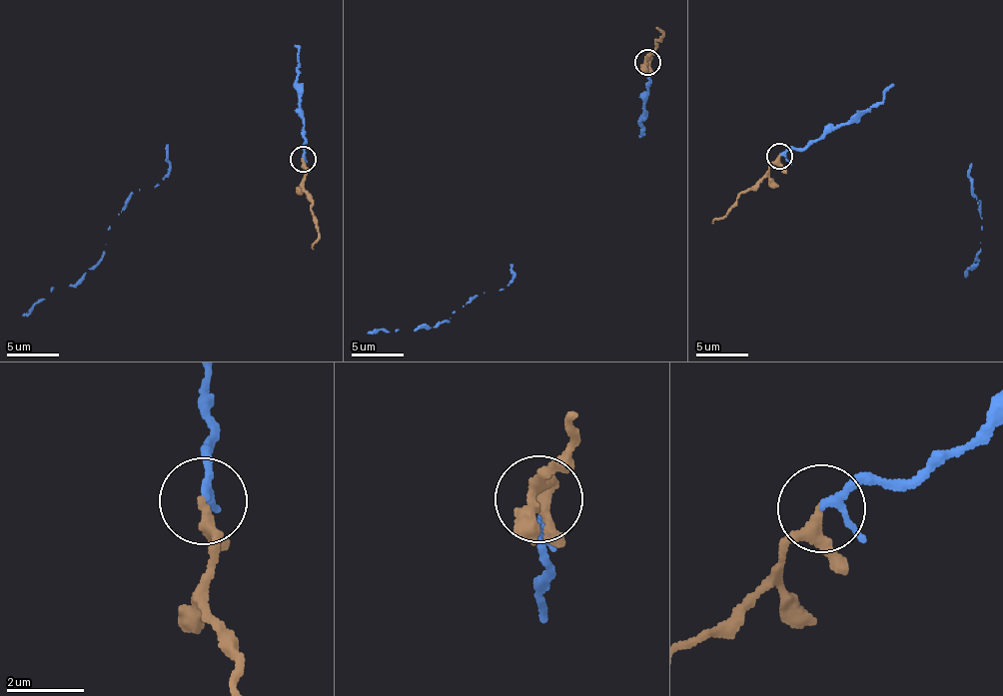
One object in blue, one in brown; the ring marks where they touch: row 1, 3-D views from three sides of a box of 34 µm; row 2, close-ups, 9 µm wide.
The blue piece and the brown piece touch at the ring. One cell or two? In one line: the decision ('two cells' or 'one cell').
one cell

